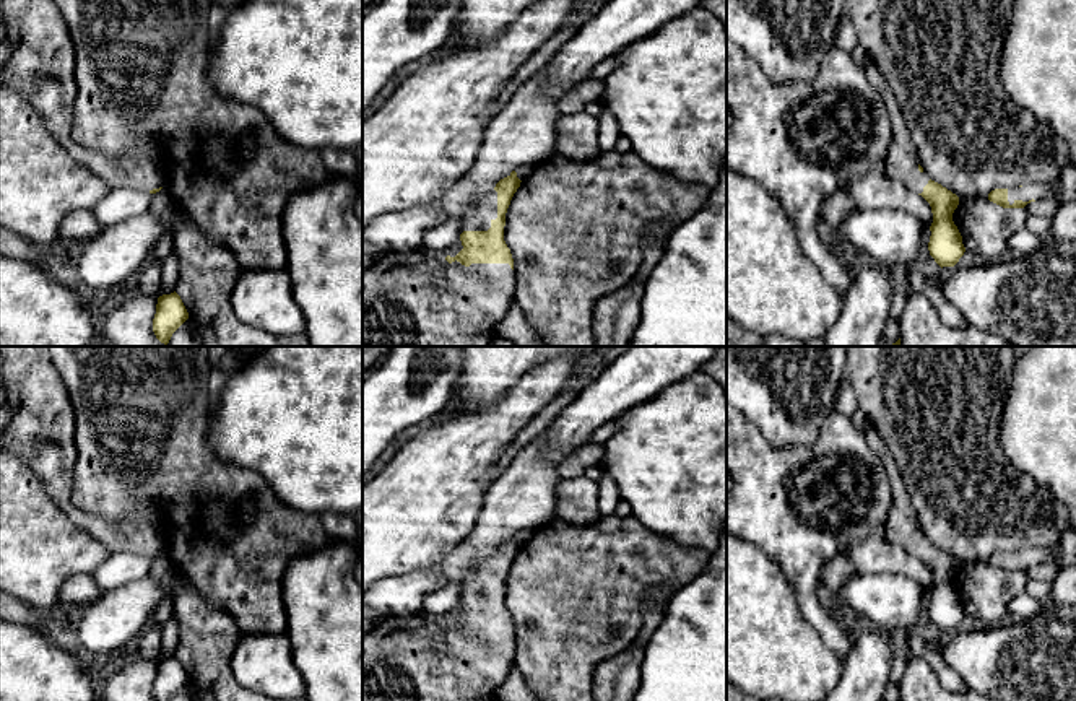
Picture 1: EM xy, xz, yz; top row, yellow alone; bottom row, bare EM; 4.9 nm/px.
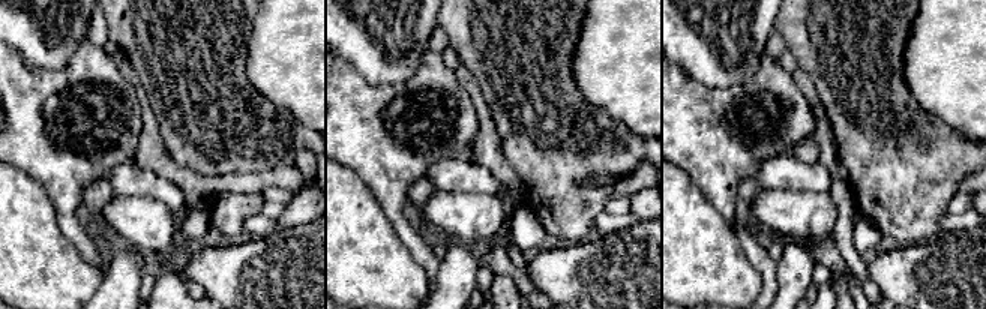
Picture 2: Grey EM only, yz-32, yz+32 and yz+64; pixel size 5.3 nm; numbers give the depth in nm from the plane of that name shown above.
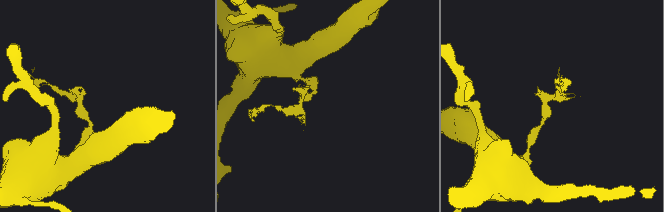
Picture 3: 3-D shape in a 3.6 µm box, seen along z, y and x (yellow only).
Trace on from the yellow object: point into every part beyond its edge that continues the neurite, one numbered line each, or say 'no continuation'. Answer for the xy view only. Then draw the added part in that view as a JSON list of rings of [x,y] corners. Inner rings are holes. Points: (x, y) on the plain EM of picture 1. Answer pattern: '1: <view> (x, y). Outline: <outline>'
1: xy (43, 430). Outline: [[[0,346],[0,379],[13,416],[0,431],[0,449],[24,460],[70,520],[111,555],[150,556],[164,551],[163,522],[153,507],[109,522],[72,501],[76,464],[76,420],[70,394],[47,346]]]

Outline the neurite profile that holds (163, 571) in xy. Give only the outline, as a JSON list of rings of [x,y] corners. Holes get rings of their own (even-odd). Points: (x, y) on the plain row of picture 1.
[[[161,553],[159,556],[154,558],[154,563],[148,576],[154,579],[166,592],[166,597],[163,599],[159,607],[154,610],[151,616],[151,623],[150,623],[150,625],[163,626],[174,616],[172,581],[176,577],[176,569],[171,559],[166,556],[166,553]]]

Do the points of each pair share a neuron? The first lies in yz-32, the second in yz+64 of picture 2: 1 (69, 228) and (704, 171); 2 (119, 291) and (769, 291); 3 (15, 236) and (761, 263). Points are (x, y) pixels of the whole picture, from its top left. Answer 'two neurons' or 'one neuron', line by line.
1: one neuron
2: two neurons
3: two neurons

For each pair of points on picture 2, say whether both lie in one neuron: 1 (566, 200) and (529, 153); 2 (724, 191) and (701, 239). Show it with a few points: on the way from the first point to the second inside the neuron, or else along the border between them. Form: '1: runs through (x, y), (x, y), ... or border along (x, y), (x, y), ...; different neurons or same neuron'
1: runs through (554, 188), (553, 177), (541, 165); same neuron
2: border along (692, 182), (728, 222), (736, 237); different neurons

